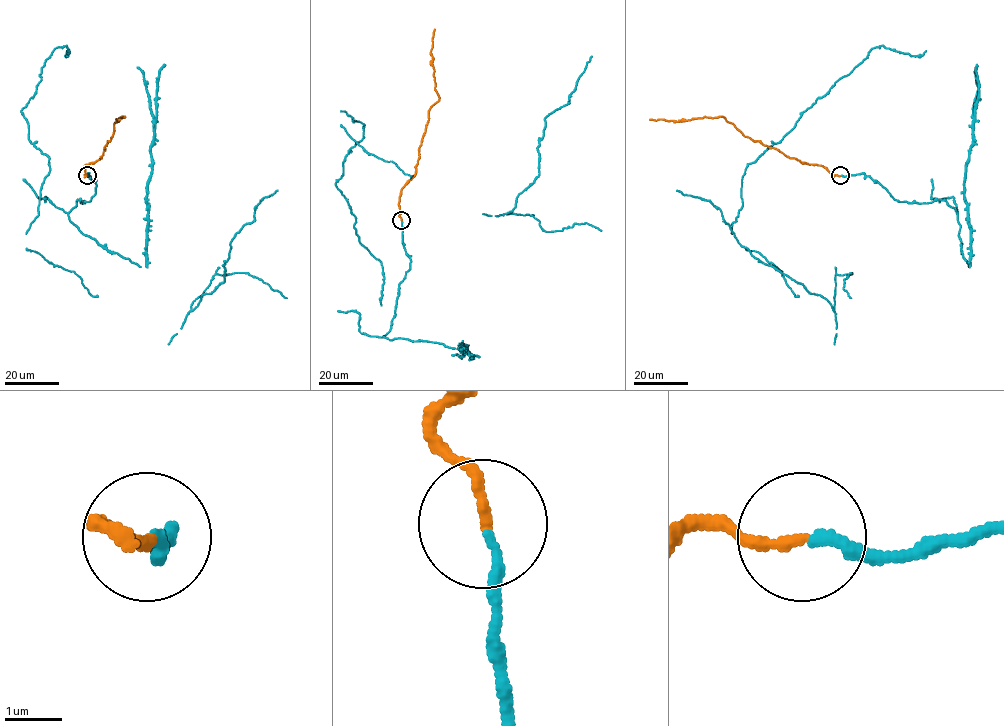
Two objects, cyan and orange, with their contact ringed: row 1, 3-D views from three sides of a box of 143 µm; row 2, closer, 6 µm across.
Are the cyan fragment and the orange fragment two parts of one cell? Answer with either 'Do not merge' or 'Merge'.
Merge

